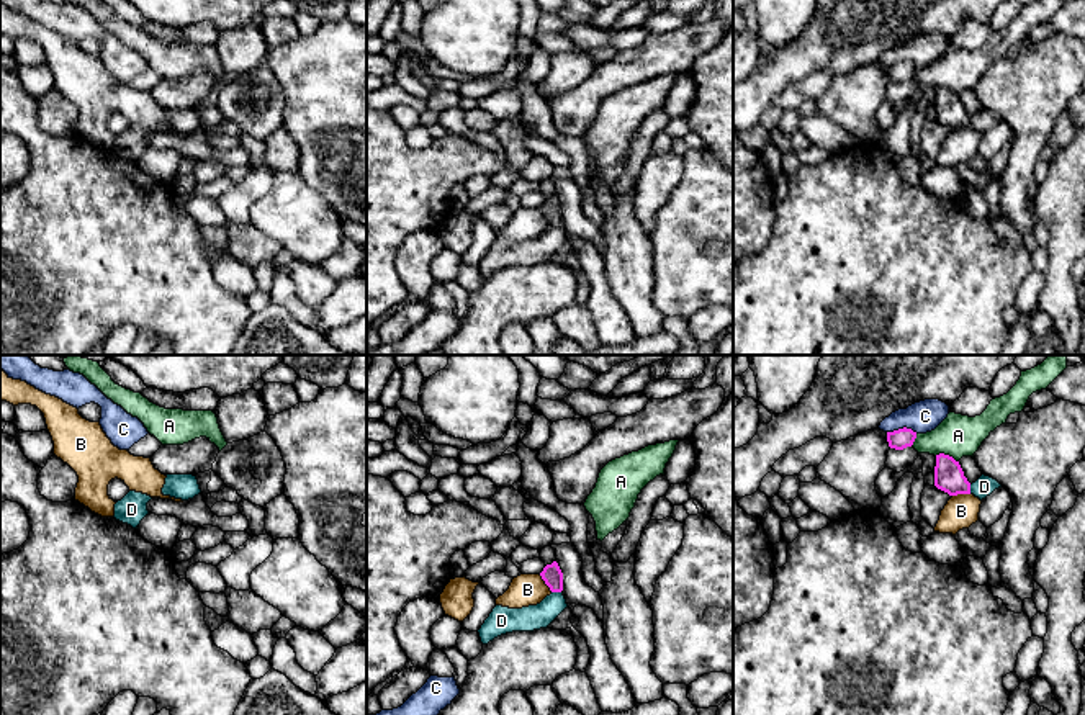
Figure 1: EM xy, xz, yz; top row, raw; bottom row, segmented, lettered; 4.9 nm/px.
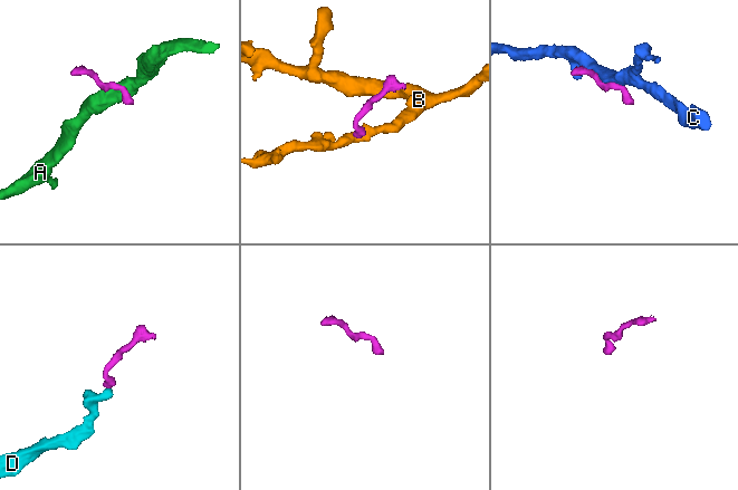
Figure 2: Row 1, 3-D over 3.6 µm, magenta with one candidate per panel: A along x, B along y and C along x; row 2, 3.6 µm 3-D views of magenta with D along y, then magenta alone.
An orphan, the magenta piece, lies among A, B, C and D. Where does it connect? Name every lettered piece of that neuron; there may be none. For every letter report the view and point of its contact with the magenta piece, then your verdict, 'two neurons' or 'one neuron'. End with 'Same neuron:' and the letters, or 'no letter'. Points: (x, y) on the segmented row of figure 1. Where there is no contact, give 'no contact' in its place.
A: yz (946, 455) | two neurons
B: xz (545, 583) | two neurons
C: yz (904, 427) | two neurons
D: xz (557, 591) | one neuron
Same neuron: D

